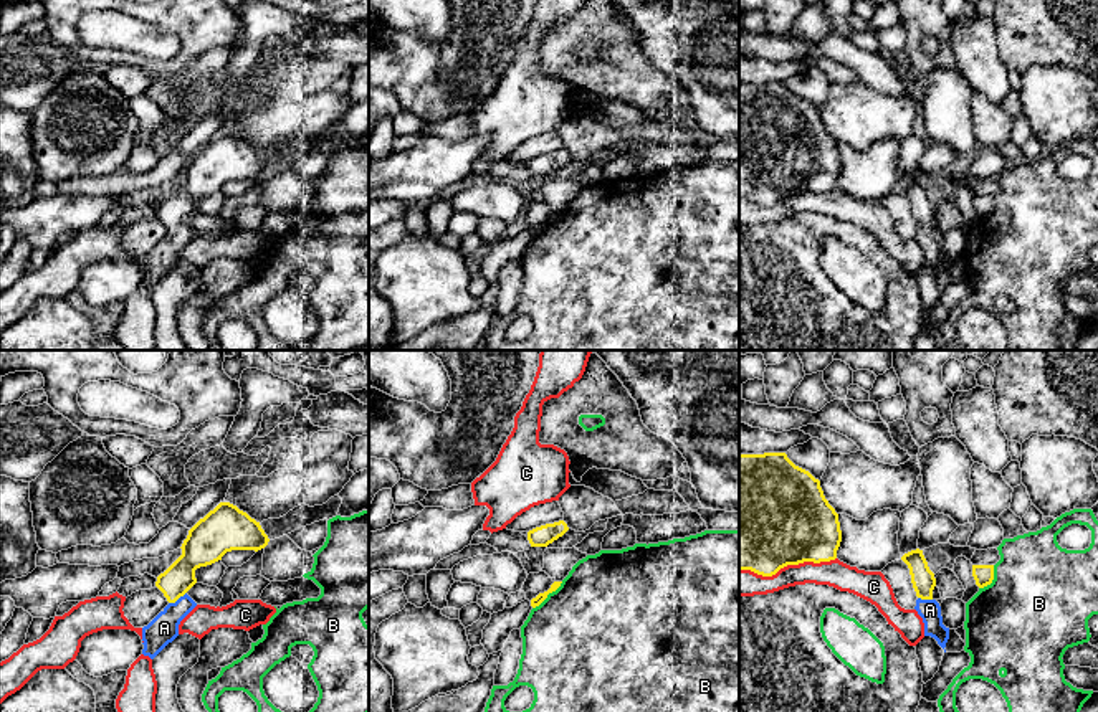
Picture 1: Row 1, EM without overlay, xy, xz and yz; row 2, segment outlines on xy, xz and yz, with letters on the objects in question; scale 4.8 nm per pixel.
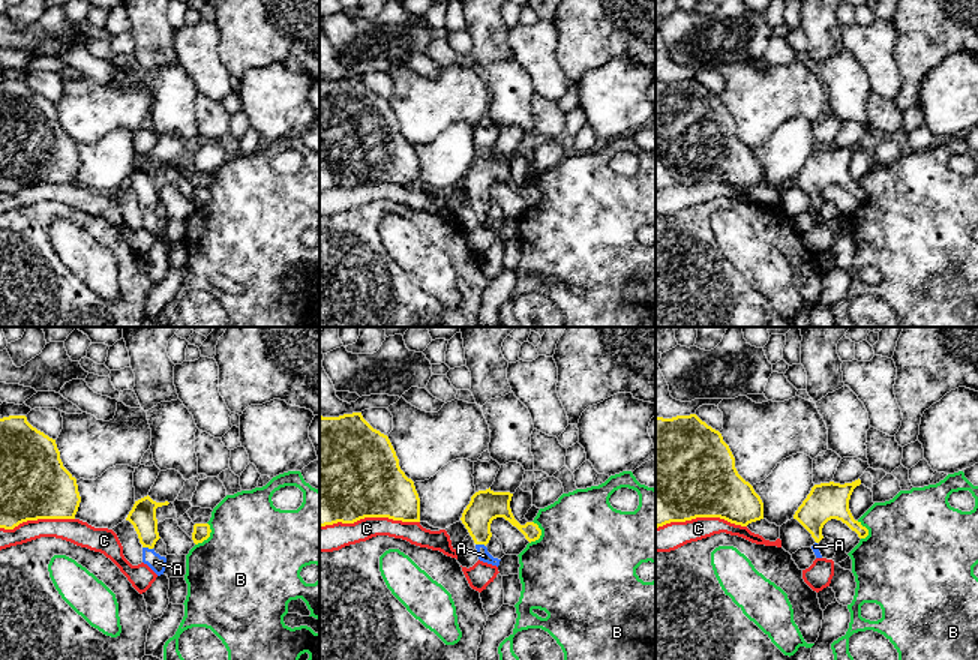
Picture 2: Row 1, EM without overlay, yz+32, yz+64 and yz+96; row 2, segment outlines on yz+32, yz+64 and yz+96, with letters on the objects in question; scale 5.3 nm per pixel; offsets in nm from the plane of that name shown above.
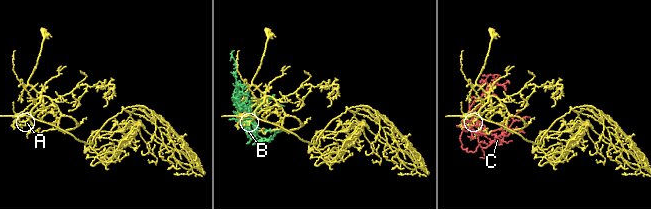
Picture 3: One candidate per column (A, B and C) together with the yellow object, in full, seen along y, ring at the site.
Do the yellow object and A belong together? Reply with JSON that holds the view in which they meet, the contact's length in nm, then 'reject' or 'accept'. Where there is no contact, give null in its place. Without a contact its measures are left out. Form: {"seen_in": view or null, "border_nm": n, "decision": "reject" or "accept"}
{"seen_in": "xy", "border_nm": 110, "decision": "accept"}

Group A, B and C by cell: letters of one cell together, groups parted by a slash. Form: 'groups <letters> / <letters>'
groups A / B / C

